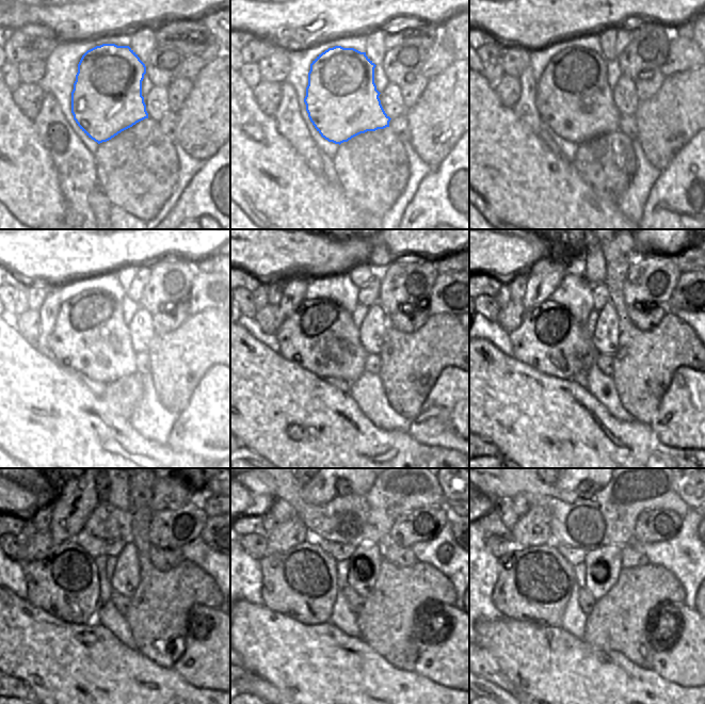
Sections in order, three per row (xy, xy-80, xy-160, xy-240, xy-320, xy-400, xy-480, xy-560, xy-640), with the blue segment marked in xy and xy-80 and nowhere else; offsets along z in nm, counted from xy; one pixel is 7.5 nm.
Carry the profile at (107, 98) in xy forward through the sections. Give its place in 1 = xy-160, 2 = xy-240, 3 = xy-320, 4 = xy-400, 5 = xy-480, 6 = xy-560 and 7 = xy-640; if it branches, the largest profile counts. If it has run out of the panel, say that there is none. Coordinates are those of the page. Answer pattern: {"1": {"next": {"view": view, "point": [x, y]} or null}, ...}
{"1": {"next": {"view": "xy-160", "point": [574, 98]}}, "2": {"next": {"view": "xy-240", "point": [91, 337]}}, "3": {"next": {"view": "xy-320", "point": [320, 335]}}, "4": {"next": {"view": "xy-400", "point": [550, 339]}}, "5": {"next": {"view": "xy-480", "point": [65, 584]}}, "6": {"next": {"view": "xy-560", "point": [300, 582]}}, "7": {"next": {"view": "xy-640", "point": [534, 584]}}}

